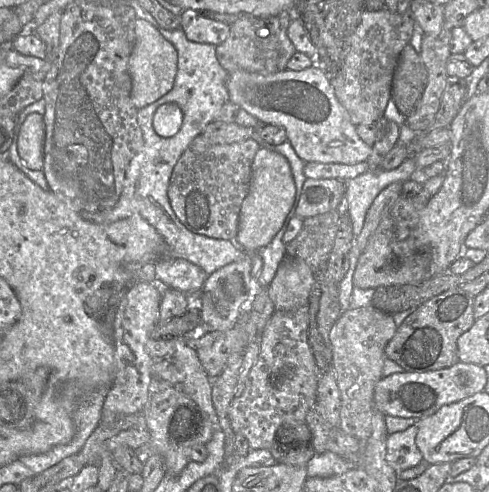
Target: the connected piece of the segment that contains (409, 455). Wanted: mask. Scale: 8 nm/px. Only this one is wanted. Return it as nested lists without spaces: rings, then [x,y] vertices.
[[[417,423],[402,432],[388,435],[386,460],[396,471],[404,471],[423,461],[416,445]]]

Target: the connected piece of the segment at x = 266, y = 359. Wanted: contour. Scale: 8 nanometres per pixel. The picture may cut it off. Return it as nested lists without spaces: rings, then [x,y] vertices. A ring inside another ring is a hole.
[[[308,306],[293,312],[275,311],[266,325],[260,340],[259,356],[248,375],[244,391],[239,397],[234,397],[229,408],[229,419],[233,432],[244,436],[251,449],[270,451],[278,429],[283,425],[305,424],[308,412],[316,404],[321,370],[317,366],[309,343],[308,329]]]

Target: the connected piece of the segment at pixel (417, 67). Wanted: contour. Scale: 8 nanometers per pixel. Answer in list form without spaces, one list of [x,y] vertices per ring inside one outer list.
[[[408,43],[398,57],[391,85],[391,99],[405,117],[416,110],[427,82],[426,66],[420,54]]]

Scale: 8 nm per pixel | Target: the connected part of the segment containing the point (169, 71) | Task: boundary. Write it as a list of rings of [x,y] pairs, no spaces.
[[[135,21],[135,45],[129,58],[128,68],[132,80],[131,101],[140,109],[167,94],[174,85],[178,54],[174,45],[148,21]]]

